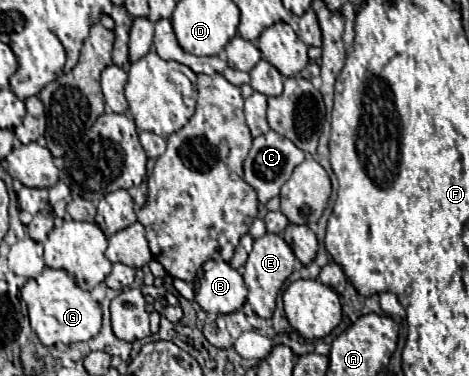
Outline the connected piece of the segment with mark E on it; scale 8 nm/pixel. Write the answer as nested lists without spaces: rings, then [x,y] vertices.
[[[265,233],[261,239],[257,239],[253,243],[253,251],[249,253],[247,263],[241,267],[241,275],[245,279],[245,285],[249,289],[247,301],[253,307],[253,311],[259,317],[269,319],[275,311],[275,299],[277,293],[281,291],[285,279],[293,273],[293,265],[295,265],[295,255],[293,249],[285,243],[285,239],[281,235],[273,235],[273,233]]]

